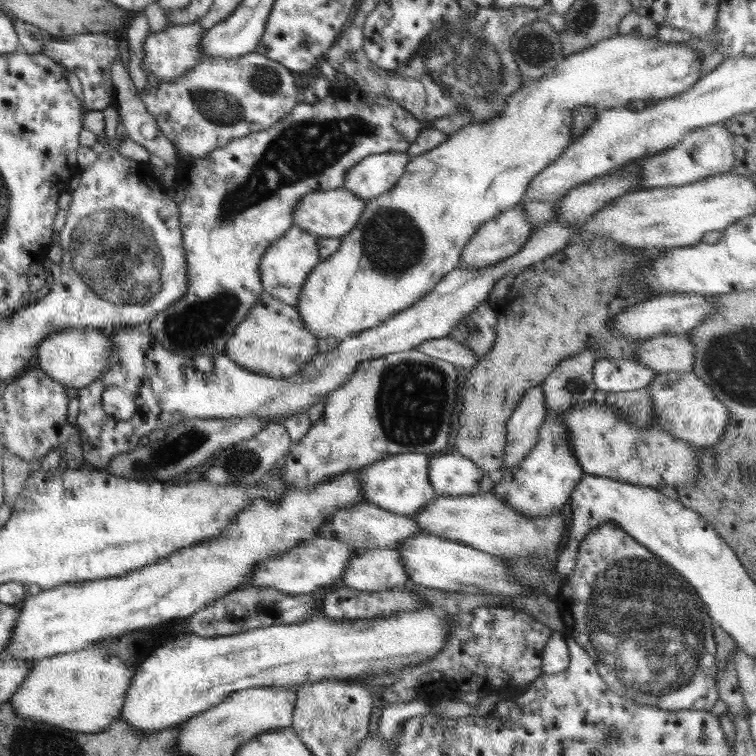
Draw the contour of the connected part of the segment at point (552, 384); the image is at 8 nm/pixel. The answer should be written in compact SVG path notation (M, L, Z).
M592 348L562 360L542 381L547 410L569 412L574 405L592 400L597 386L593 381L598 354Z

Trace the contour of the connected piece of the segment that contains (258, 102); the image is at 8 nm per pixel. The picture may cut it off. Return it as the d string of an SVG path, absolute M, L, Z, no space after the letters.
M256 51L234 59L203 58L172 81L160 81L156 88L149 84L142 87L138 98L174 144L179 159L187 162L204 158L232 139L270 128L300 102L292 71Z

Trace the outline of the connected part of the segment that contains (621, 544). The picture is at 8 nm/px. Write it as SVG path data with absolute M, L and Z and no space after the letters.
M608 521L600 523L600 527L588 532L588 535L580 541L574 572L570 576L563 578L563 585L555 597L554 601L558 606L562 624L565 632L569 635L584 651L586 655L594 662L599 676L604 679L611 692L634 701L637 704L650 704L661 710L680 711L684 709L695 709L700 711L710 711L714 704L719 700L718 688L716 688L716 647L718 644L714 640L714 628L720 627L714 622L708 609L698 596L696 589L690 586L689 582L674 567L670 566L664 560L658 562L658 556L650 552L645 546L638 543L636 539L628 535L620 525Z

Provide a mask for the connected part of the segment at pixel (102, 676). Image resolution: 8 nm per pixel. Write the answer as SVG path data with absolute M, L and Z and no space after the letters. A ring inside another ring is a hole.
M92 643L88 648L65 652L36 662L23 686L8 700L16 714L34 721L44 721L65 729L81 733L96 733L118 721L124 707L132 678L139 670L138 664L122 661L118 656L109 654L102 644Z

